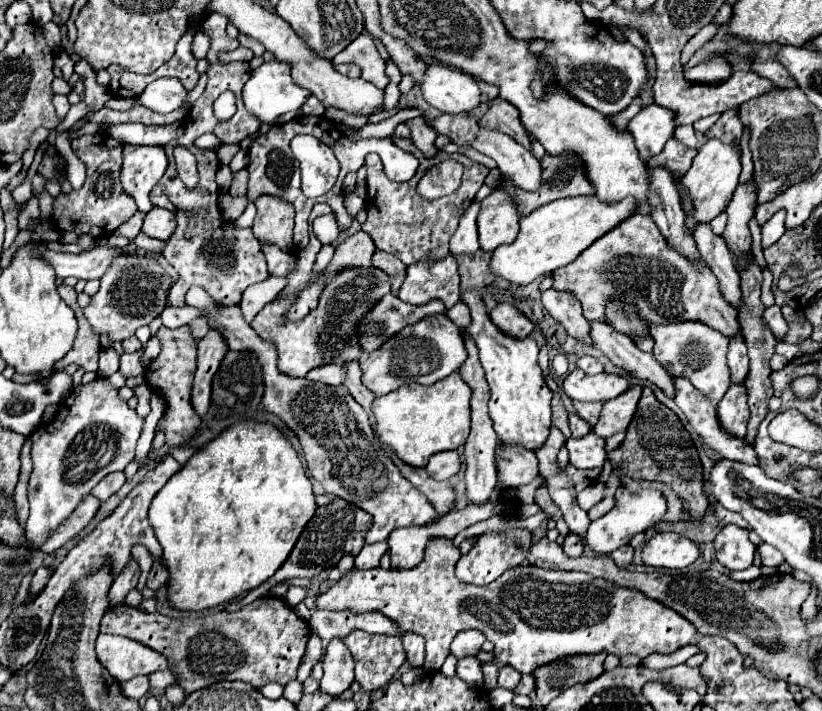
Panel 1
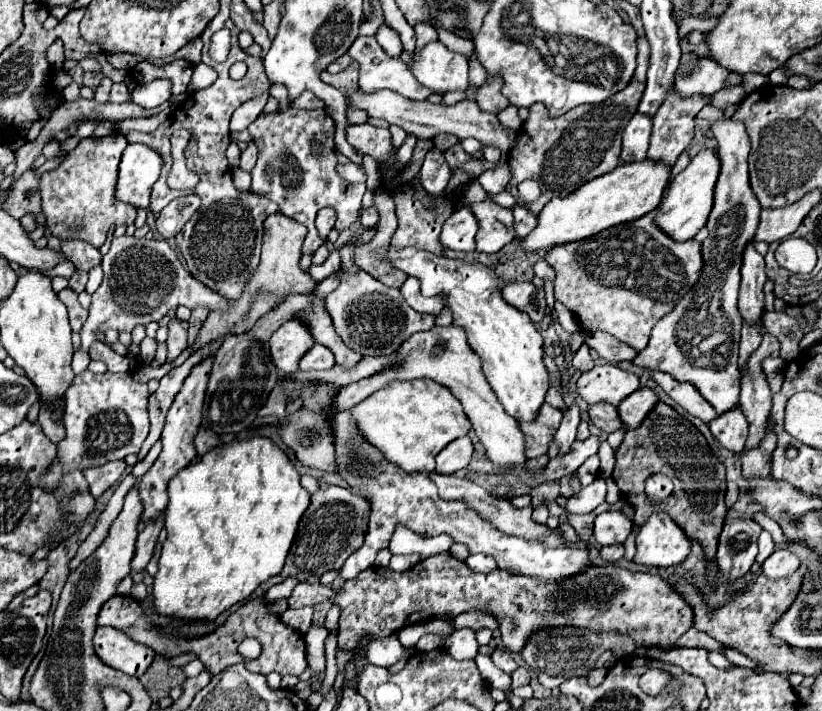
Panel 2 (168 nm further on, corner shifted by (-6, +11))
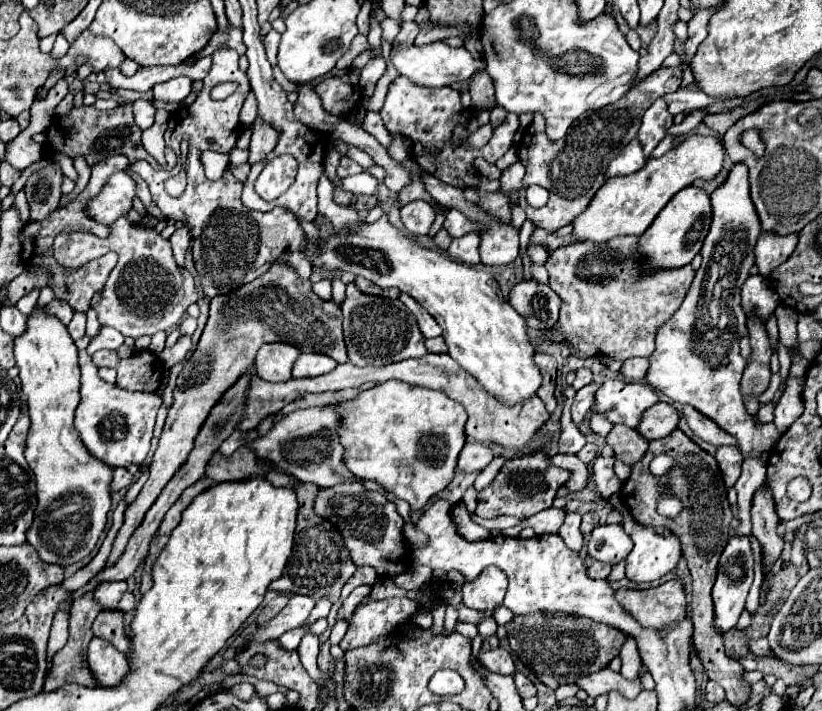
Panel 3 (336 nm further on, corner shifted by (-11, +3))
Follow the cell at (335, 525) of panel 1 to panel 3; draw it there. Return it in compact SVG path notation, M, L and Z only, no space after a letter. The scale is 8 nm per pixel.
M301 483L299 487L293 487L293 491L295 491L297 501L299 501L295 545L293 545L293 553L289 557L289 563L287 563L283 575L279 579L275 579L269 585L269 589L283 591L283 593L307 595L313 599L327 597L331 603L335 603L341 595L341 587L355 573L355 565L349 561L349 555L345 553L341 533L327 519L317 517L313 511L317 487L309 485L309 483Z

